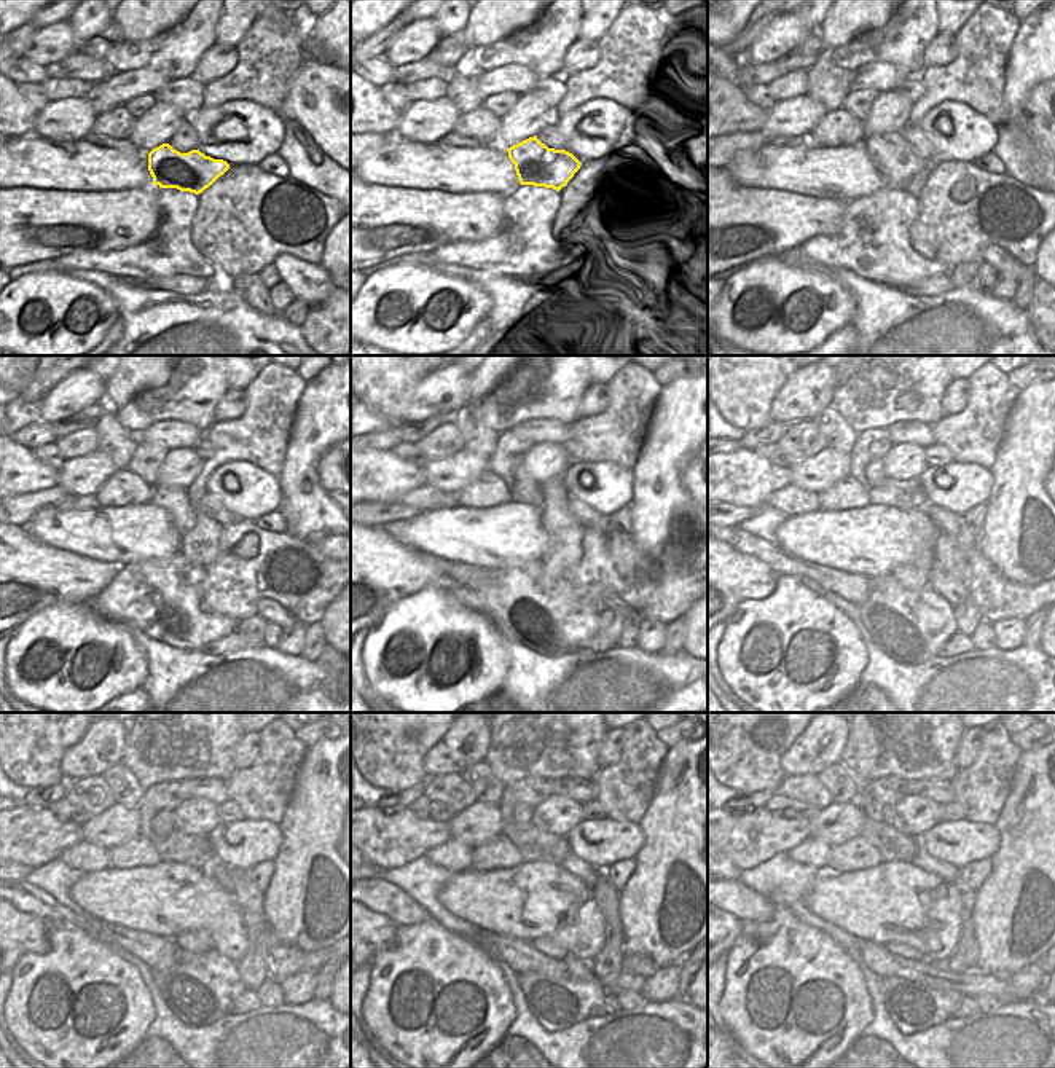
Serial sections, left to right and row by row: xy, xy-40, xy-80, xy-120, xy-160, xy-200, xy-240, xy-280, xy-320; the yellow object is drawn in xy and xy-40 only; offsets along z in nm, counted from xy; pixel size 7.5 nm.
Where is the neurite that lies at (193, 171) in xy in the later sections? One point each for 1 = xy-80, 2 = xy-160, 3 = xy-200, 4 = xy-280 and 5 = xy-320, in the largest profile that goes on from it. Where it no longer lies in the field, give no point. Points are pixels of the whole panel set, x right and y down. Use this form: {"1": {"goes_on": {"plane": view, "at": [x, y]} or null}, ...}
{"1": {"goes_on": {"plane": "xy-80", "at": [894, 160]}}, "2": {"goes_on": {"plane": "xy-160", "at": [525, 490]}}, "3": {"goes_on": {"plane": "xy-200", "at": [875, 474]}}, "4": {"goes_on": {"plane": "xy-280", "at": [521, 813]}}, "5": {"goes_on": {"plane": "xy-320", "at": [875, 810]}}}

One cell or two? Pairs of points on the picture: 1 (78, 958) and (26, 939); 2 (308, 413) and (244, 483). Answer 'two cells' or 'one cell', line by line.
1: two cells
2: two cells

